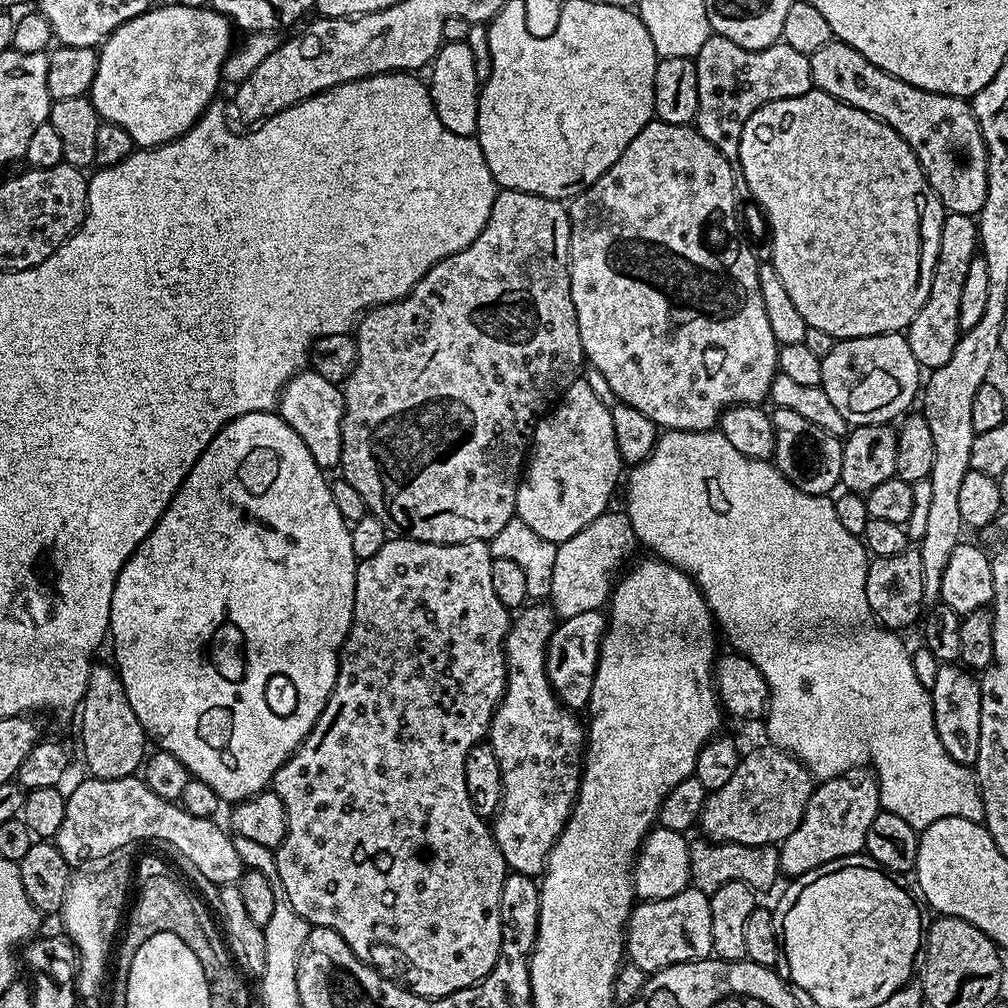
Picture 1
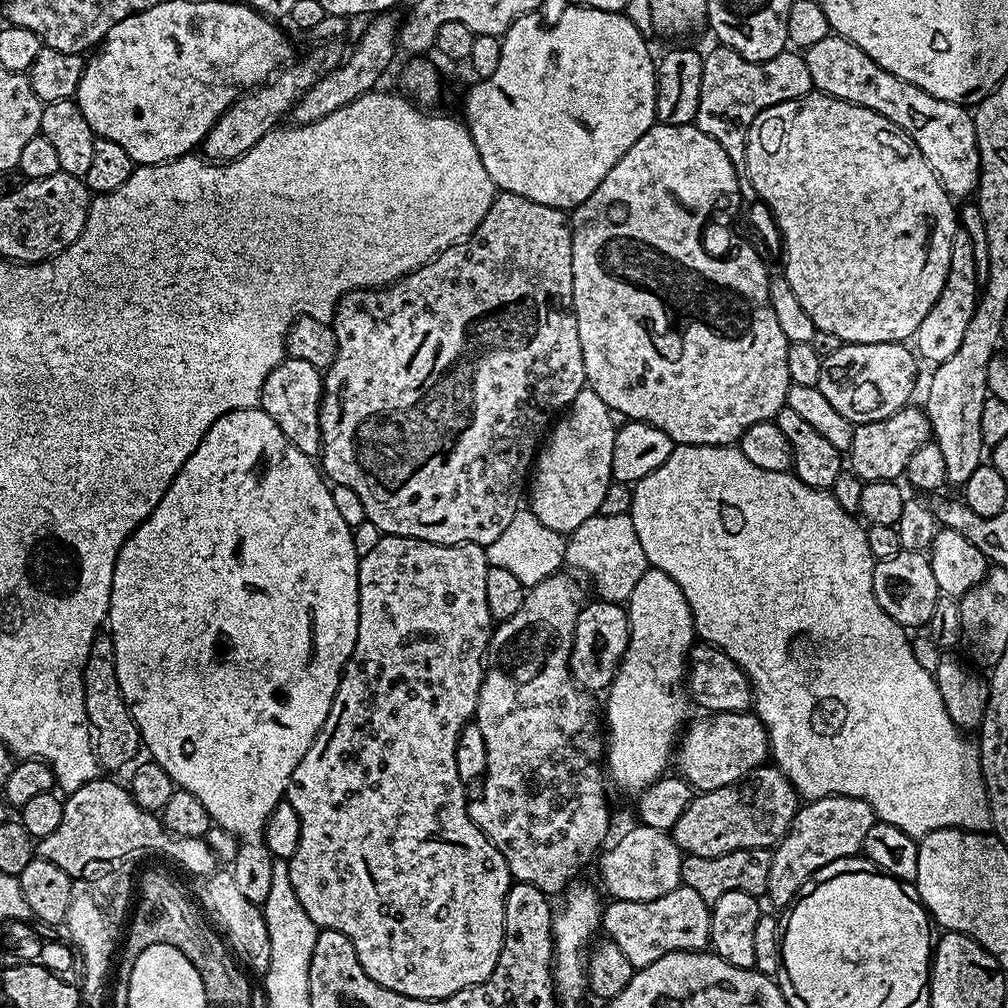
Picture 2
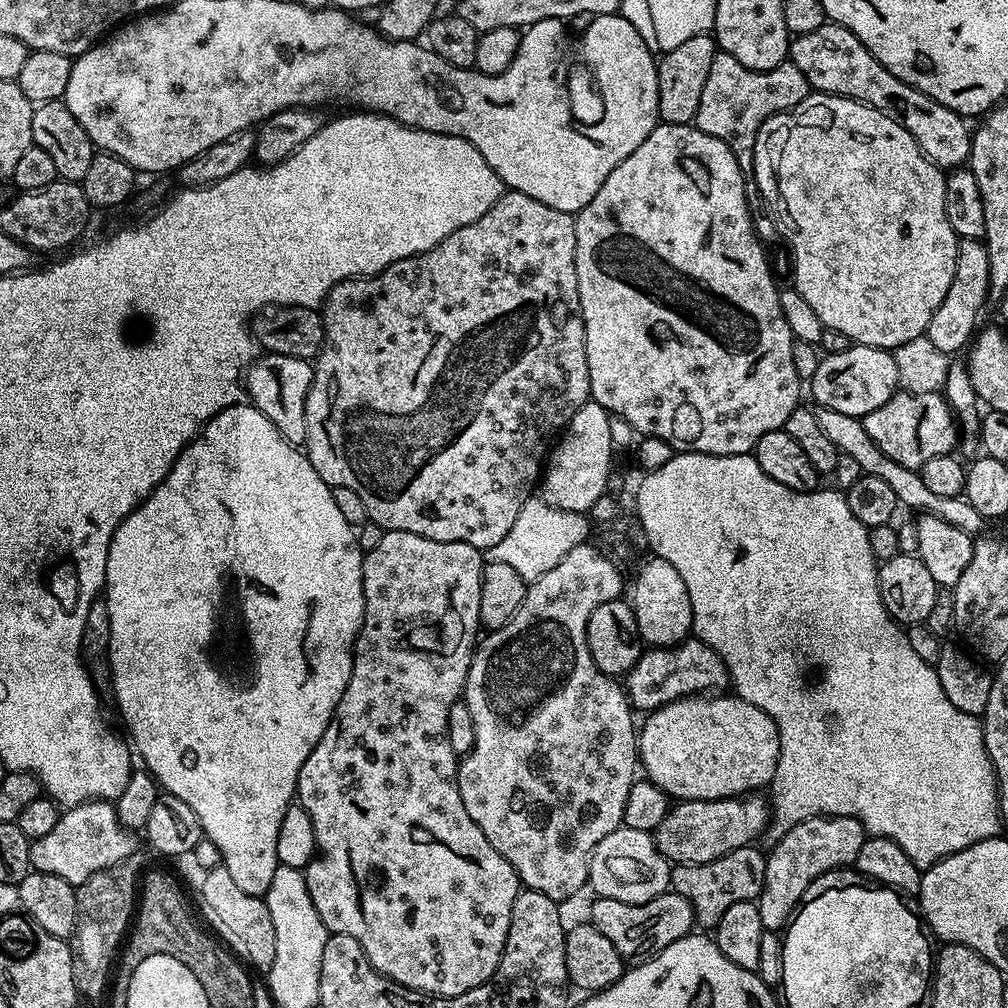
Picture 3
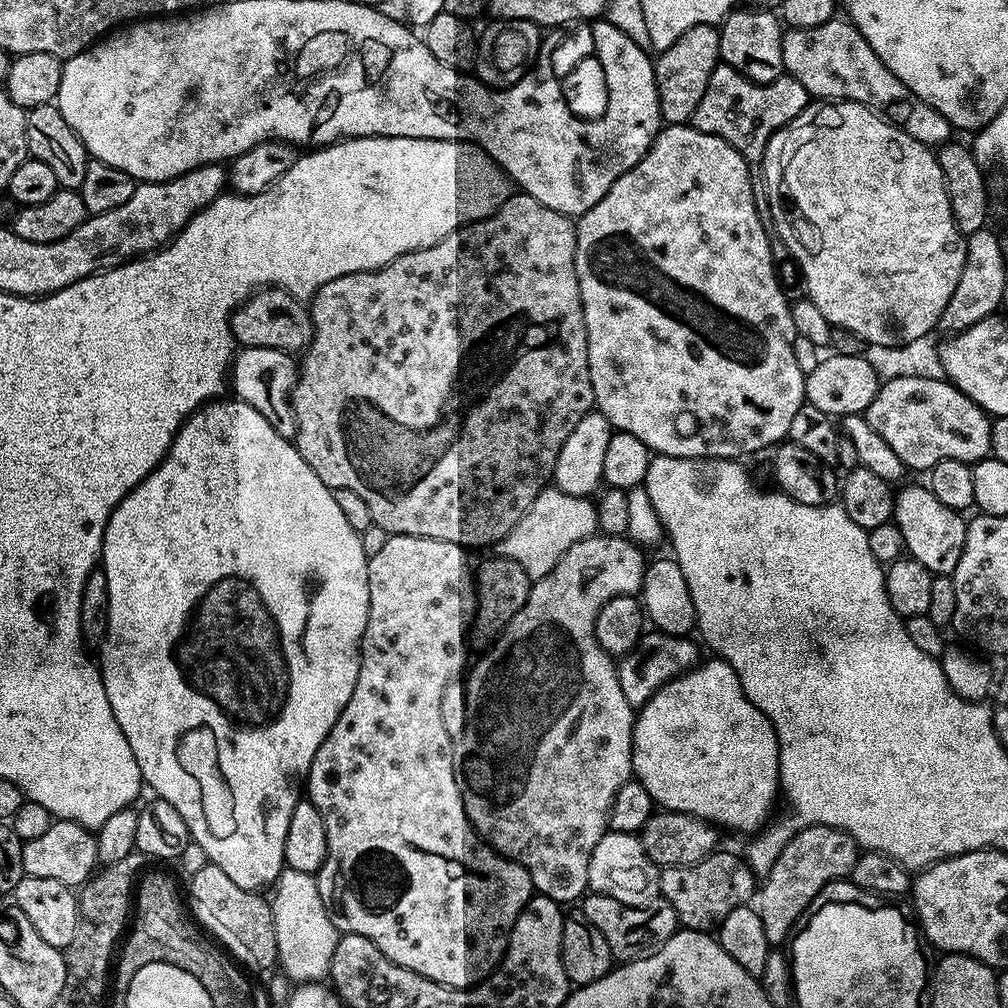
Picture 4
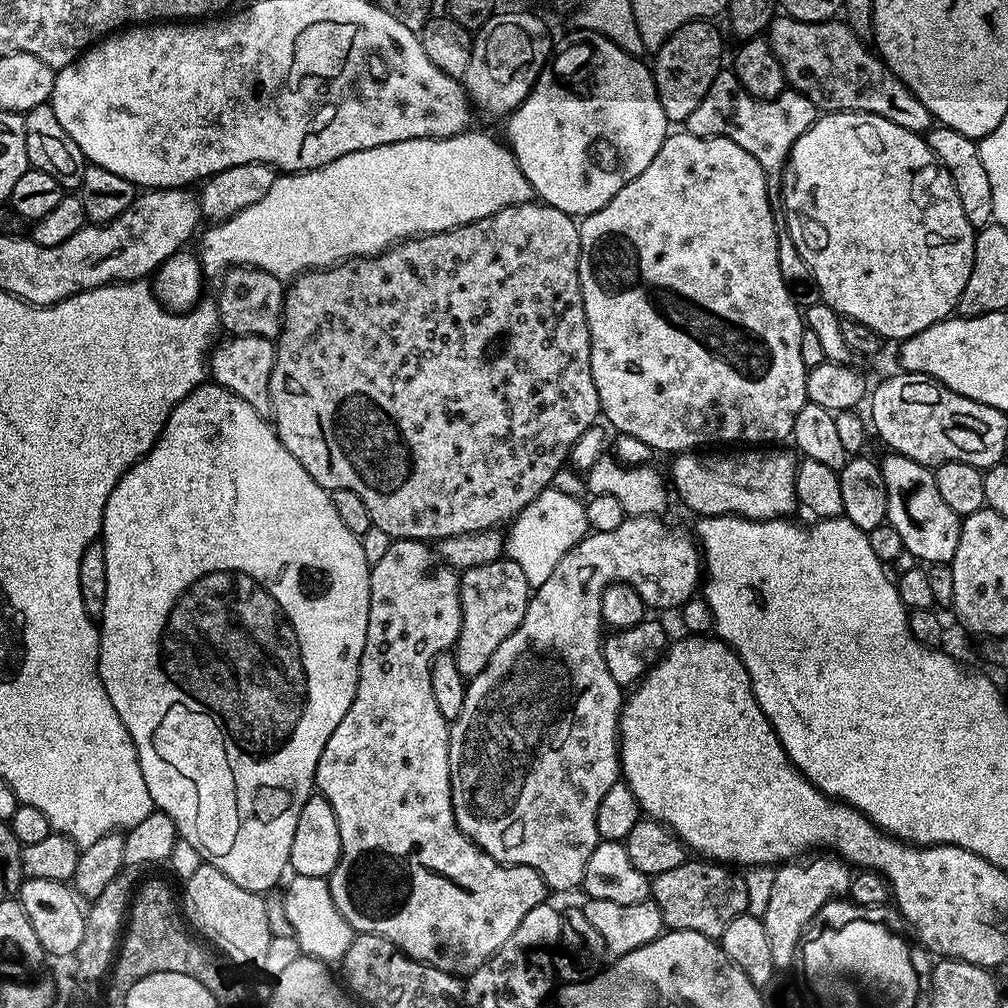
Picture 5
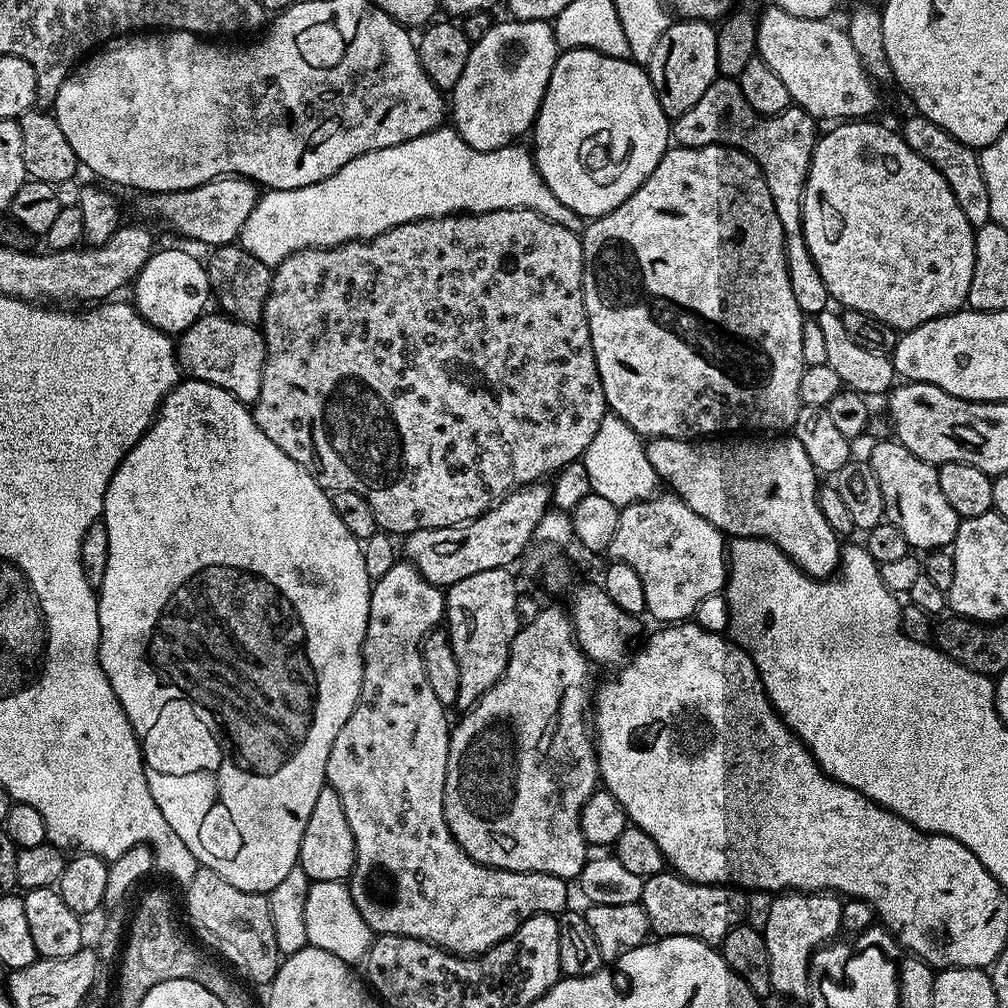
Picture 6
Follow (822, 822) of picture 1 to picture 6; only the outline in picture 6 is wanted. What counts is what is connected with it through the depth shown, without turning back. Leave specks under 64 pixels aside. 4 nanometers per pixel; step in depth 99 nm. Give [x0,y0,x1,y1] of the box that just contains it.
[762,890,842,1000]

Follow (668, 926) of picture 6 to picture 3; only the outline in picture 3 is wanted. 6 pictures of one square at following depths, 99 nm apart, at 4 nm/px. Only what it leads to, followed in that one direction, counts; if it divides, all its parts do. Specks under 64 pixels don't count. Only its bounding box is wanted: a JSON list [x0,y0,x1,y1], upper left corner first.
[670,846,768,929]

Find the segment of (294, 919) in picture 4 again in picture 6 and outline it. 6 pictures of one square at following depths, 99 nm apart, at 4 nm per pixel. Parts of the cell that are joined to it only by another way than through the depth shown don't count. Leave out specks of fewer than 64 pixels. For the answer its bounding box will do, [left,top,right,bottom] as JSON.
[306,880,374,965]

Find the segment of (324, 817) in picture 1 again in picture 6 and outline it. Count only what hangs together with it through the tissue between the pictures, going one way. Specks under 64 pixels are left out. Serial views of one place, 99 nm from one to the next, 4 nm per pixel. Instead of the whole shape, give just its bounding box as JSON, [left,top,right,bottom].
[324,562,570,956]

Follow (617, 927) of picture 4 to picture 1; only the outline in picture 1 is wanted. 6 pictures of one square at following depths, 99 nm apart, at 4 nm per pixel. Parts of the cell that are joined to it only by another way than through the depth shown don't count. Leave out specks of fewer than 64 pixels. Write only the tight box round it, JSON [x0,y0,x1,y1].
[624,886,712,974]

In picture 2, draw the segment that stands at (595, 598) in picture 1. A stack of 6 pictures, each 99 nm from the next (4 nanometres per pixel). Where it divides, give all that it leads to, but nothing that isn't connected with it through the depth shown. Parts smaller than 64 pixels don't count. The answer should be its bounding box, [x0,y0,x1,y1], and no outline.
[564,513,650,604]

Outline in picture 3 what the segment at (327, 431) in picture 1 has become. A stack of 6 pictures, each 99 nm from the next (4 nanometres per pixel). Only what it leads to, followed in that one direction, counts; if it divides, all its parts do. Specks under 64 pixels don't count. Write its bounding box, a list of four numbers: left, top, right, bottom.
[246,354,313,446]

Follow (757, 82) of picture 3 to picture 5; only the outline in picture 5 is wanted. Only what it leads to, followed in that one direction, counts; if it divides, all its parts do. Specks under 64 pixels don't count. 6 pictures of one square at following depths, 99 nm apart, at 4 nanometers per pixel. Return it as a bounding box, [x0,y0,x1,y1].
[686,70,818,189]

